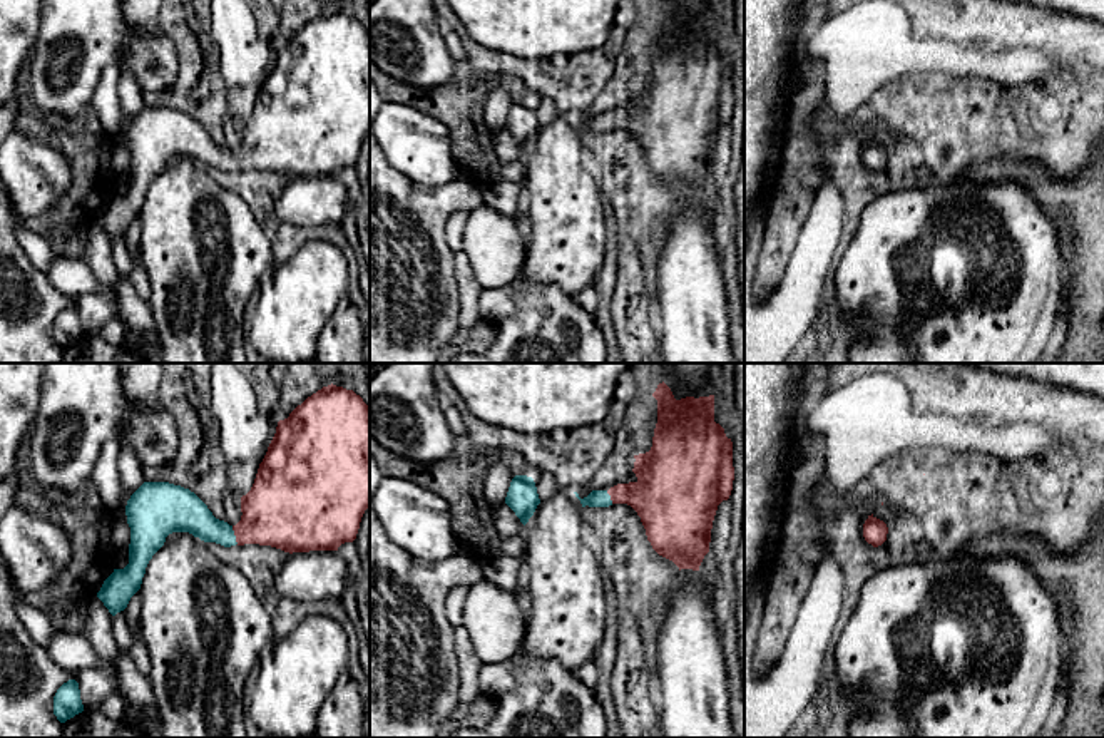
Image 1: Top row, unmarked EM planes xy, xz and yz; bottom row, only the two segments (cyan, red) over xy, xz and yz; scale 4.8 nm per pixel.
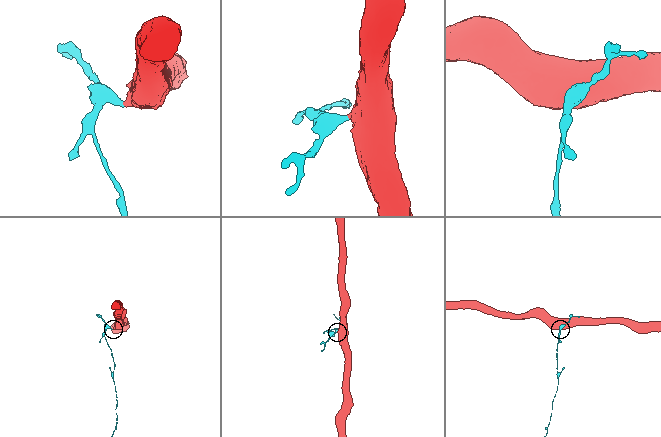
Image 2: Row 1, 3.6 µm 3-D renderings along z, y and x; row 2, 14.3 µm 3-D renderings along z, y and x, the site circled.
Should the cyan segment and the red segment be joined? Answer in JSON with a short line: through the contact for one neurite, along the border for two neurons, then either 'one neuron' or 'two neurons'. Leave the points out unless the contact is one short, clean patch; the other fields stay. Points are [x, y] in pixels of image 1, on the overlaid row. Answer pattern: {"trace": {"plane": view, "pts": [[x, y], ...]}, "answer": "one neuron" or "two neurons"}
{"trace": {"plane": "xy", "pts": [[186, 512], [209, 529], [233, 534], [255, 527], [278, 511]]}, "answer": "one neuron"}

